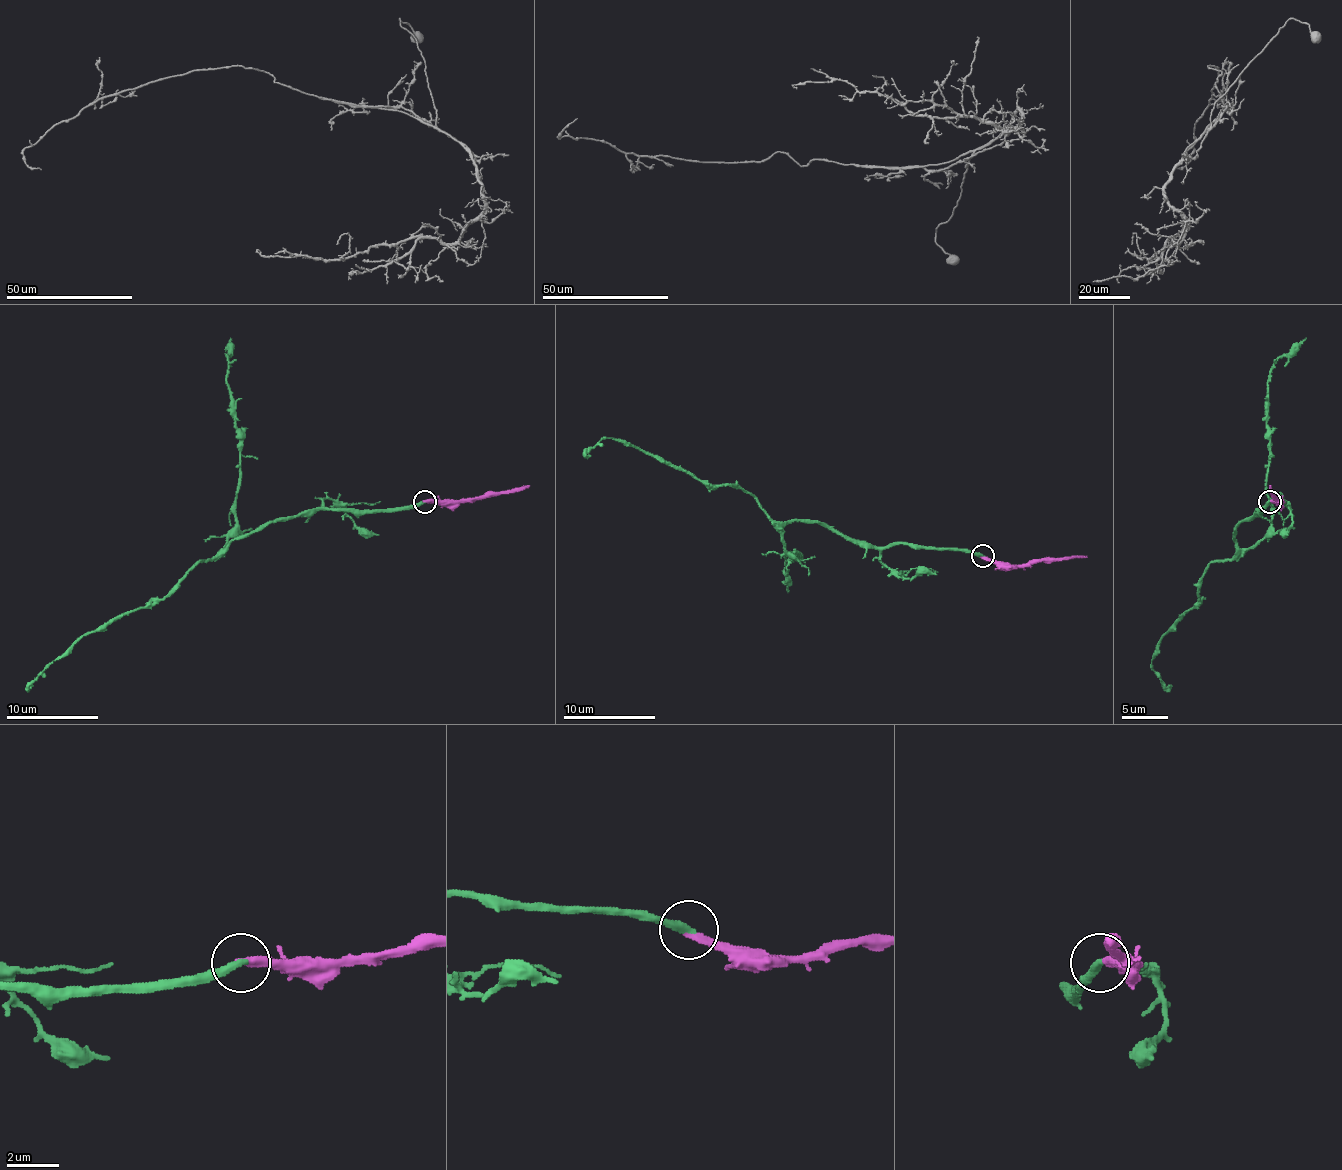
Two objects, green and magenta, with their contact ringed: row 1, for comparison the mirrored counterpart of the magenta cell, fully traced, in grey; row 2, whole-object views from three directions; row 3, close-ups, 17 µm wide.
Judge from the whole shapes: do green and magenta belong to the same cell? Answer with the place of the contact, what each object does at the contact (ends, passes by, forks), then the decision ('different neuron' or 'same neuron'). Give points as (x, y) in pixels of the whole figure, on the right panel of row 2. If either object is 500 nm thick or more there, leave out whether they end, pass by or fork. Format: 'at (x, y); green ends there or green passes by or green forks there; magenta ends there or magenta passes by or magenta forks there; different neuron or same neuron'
at (1269, 501); green ends there; magenta ends there; same neuron

